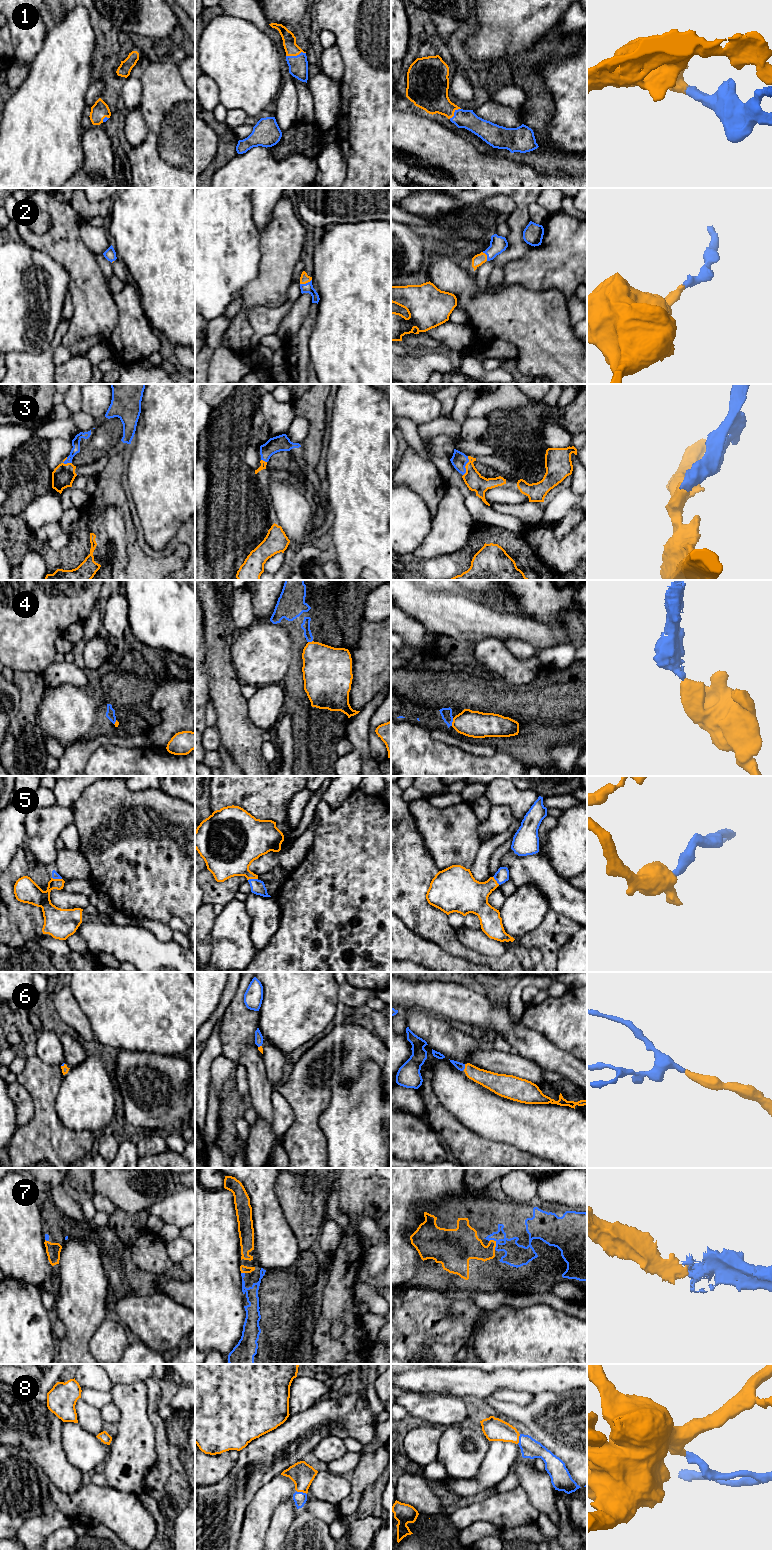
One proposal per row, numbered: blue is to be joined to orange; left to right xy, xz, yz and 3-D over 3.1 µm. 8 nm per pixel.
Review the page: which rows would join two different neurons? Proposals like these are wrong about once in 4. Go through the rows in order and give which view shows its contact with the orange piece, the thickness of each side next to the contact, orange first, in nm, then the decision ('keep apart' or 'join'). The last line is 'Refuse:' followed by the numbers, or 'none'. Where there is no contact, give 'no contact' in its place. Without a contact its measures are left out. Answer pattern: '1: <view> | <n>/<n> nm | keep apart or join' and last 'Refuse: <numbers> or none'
1: xz | 110/160 nm | join
2: xz | 70/80 nm | join
3: yz | 140/130 nm | join
4: yz | 220/90 nm | keep apart
5: xy | 180/60 nm | join
6: yz | 140/60 nm | join
7: yz | 260/180 nm | join
8: xz | 190/110 nm | join
Refuse: 4

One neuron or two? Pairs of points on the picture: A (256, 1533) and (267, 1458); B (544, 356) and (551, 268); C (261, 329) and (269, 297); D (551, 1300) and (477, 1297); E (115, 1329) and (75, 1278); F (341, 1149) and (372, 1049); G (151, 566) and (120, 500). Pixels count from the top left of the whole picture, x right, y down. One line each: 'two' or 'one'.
A: two
B: two
C: two
D: one
E: two
F: two
G: one

